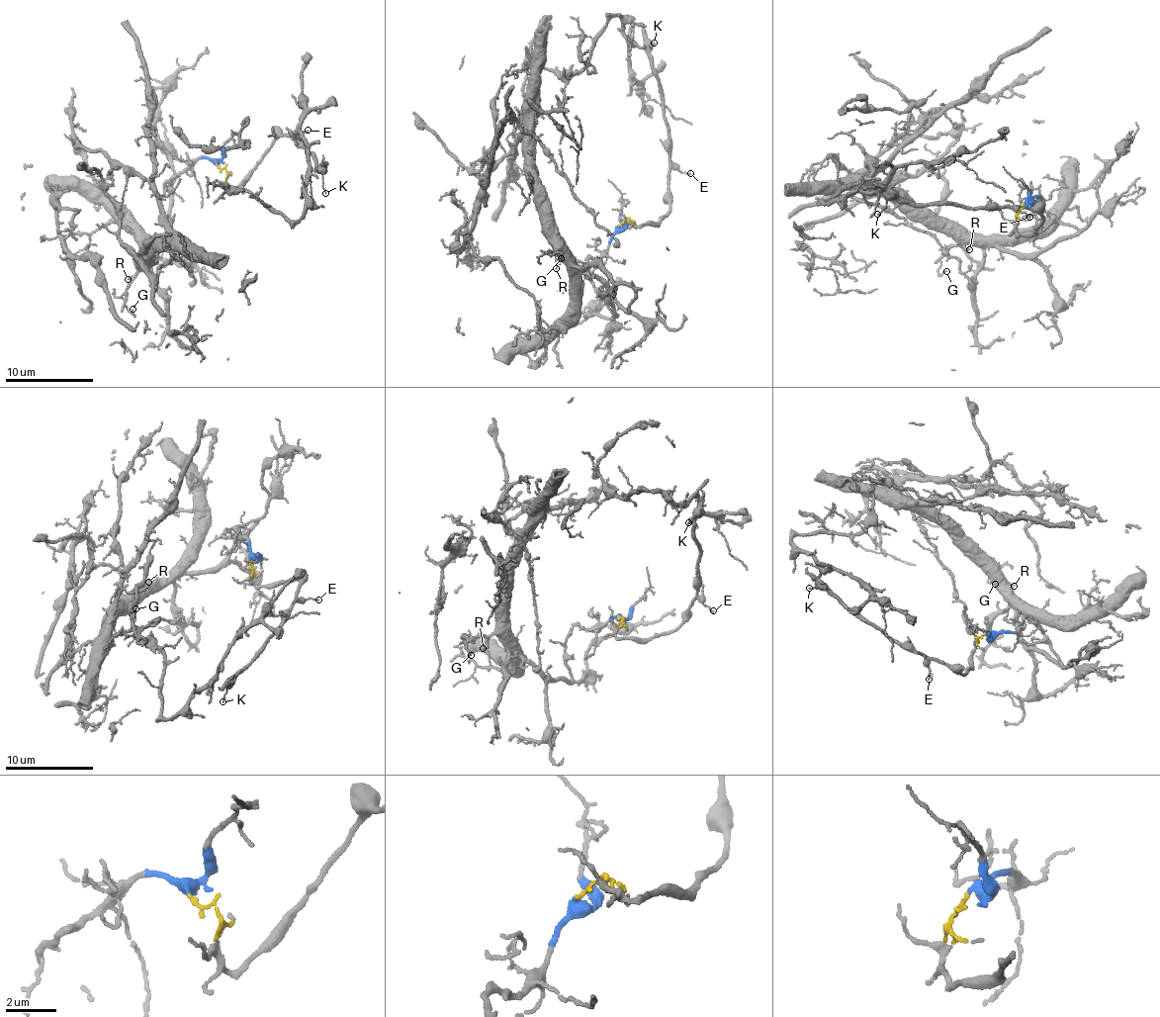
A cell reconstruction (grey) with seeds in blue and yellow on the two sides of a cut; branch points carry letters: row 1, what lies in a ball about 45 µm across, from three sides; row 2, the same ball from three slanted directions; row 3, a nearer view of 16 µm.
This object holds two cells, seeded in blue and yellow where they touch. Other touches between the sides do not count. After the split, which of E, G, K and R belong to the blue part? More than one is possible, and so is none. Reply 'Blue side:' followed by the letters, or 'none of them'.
Blue side: G, R

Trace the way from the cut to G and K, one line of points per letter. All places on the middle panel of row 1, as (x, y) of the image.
G: (619, 227), (599, 256), (586, 261), (589, 282), (611, 314), (606, 287), (557, 251), (549, 252), (561, 258)
K: (619, 225), (628, 219), (633, 224), (655, 223), (669, 209), (669, 175), (662, 86), (650, 49), (653, 42)

